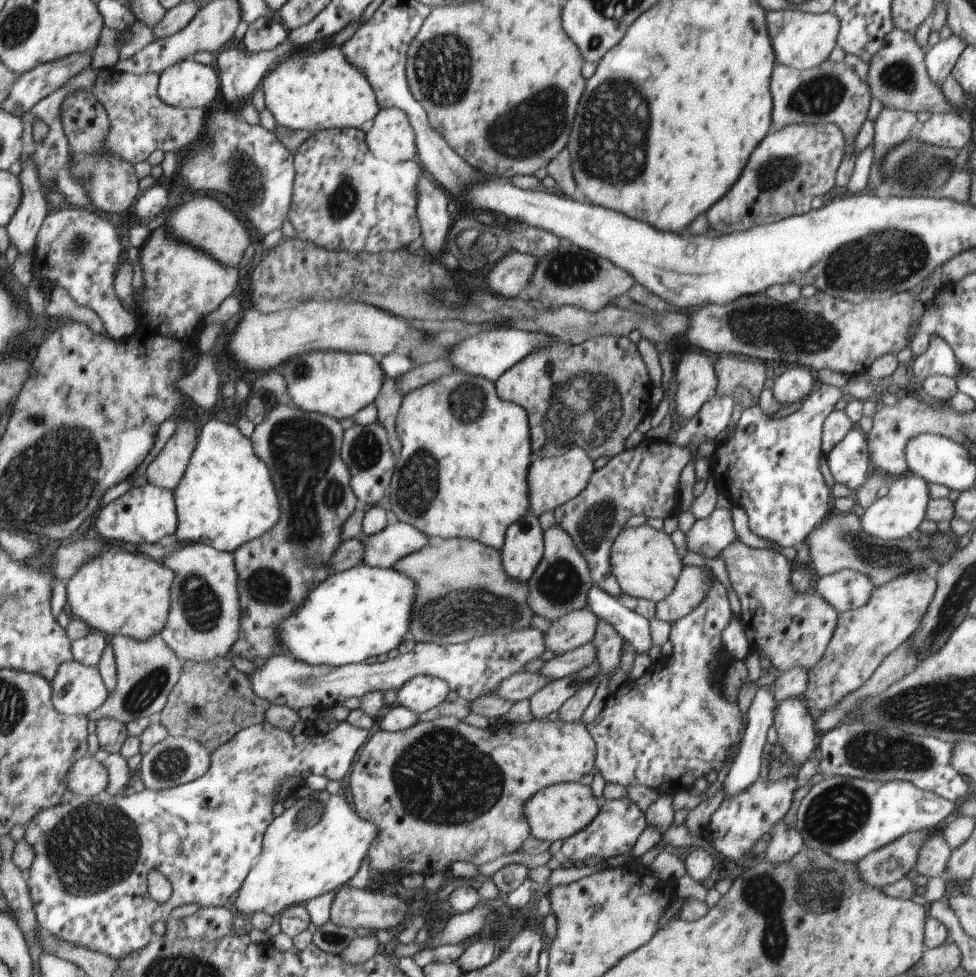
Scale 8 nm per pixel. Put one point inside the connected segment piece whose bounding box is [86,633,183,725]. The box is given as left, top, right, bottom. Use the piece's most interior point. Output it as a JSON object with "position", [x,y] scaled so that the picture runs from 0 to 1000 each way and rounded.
{"position":[151,687]}

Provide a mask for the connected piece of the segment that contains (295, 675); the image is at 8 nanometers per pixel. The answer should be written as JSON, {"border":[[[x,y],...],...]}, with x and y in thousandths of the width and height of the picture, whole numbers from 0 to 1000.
{"border":[[[541,642],[525,646],[525,649],[488,651],[474,658],[428,657],[423,666],[410,668],[391,679],[385,677],[381,681],[359,679],[350,682],[322,682],[296,670],[285,670],[273,675],[268,684],[263,683],[256,690],[255,696],[264,713],[275,716],[278,722],[291,722],[302,728],[323,725],[329,729],[361,713],[370,716],[378,714],[381,709],[404,713],[418,696],[428,691],[455,695],[461,706],[469,710],[471,718],[483,720],[490,713],[506,711],[512,698],[525,690],[537,688],[541,678],[553,673],[559,666],[557,649],[559,647]]]}

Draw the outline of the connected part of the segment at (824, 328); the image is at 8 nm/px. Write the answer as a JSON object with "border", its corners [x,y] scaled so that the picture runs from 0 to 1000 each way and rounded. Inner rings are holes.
{"border":[[[836,298],[832,304],[820,305],[809,311],[799,311],[783,301],[773,301],[748,311],[722,311],[707,323],[703,346],[723,360],[760,362],[780,369],[795,368],[803,375],[820,374],[837,381],[848,377],[862,383],[881,384],[906,362],[920,362],[933,353],[932,337],[936,332],[943,332],[949,319],[948,312],[930,299],[915,301],[909,306],[886,307],[881,311],[865,309],[847,298]]]}

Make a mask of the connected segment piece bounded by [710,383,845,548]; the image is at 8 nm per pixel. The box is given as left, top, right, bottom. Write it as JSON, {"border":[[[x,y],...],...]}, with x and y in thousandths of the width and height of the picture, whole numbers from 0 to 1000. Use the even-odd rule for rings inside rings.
{"border":[[[844,392],[822,411],[819,420],[807,424],[805,428],[791,428],[775,414],[760,422],[753,441],[734,458],[728,467],[728,487],[736,496],[736,503],[741,504],[751,517],[764,522],[768,542],[775,549],[791,553],[801,560],[818,561],[849,524],[850,499],[840,483],[840,469],[845,466],[841,454],[844,430],[856,419],[861,407],[866,406],[860,396]],[[769,435],[774,436],[774,440],[767,444],[765,438]]]}

